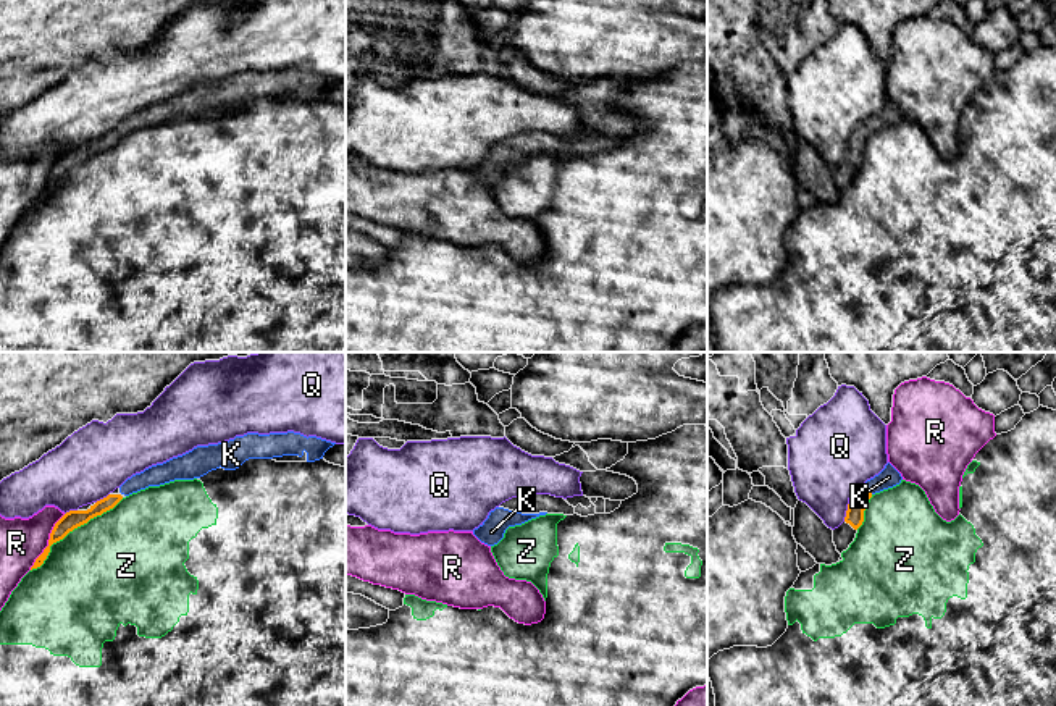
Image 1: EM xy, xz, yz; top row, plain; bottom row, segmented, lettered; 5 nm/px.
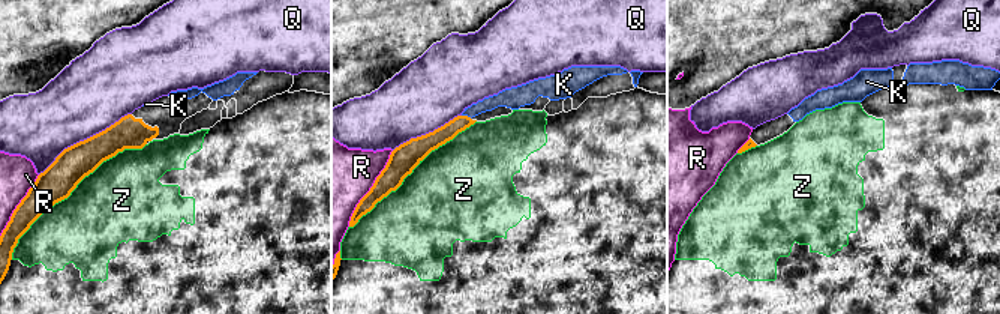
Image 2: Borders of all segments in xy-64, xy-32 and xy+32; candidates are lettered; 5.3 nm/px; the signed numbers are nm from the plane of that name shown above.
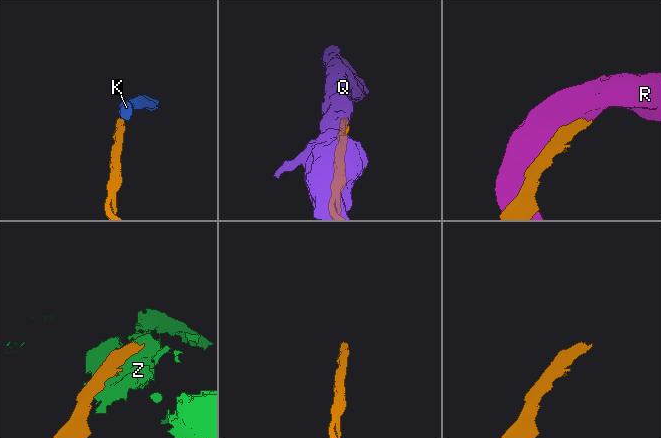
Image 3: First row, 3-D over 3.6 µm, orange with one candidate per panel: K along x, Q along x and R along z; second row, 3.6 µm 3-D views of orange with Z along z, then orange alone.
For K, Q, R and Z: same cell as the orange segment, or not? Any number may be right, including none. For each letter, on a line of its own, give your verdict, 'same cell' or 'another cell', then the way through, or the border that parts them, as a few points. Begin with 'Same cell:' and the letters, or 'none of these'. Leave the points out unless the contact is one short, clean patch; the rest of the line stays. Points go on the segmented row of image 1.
Same cell: K
K: same cell; way yz (854, 516), (856, 504), (869, 491), (888, 477)
Q: another cell
R: another cell
Z: another cell

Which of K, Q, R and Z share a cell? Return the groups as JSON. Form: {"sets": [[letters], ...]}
{"sets": [["K"], ["Q"], ["R"], ["Z"]]}

